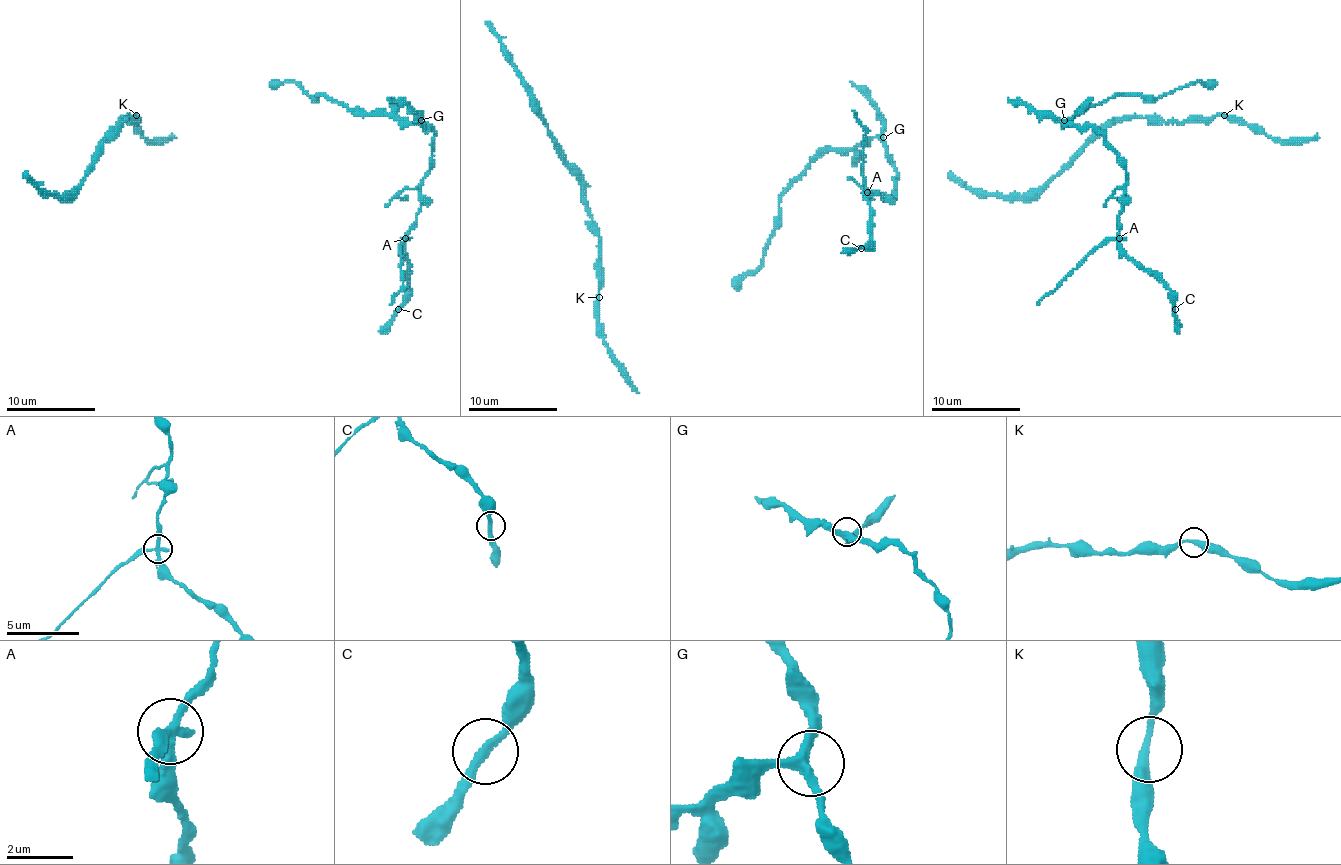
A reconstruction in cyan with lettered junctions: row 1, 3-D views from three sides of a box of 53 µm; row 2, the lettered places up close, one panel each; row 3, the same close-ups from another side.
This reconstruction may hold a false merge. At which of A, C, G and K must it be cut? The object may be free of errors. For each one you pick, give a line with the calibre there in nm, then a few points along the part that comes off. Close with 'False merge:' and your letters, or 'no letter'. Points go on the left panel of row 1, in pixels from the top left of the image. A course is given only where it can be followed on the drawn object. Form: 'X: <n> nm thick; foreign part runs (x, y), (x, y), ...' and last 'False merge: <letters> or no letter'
A: 240 nm thick; foreign part runs (405, 238), (401, 247), (403, 287), (390, 304)
False merge: A

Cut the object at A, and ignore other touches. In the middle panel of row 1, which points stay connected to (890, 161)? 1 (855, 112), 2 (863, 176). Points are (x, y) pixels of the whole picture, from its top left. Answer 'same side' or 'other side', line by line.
1: other side
2: other side

